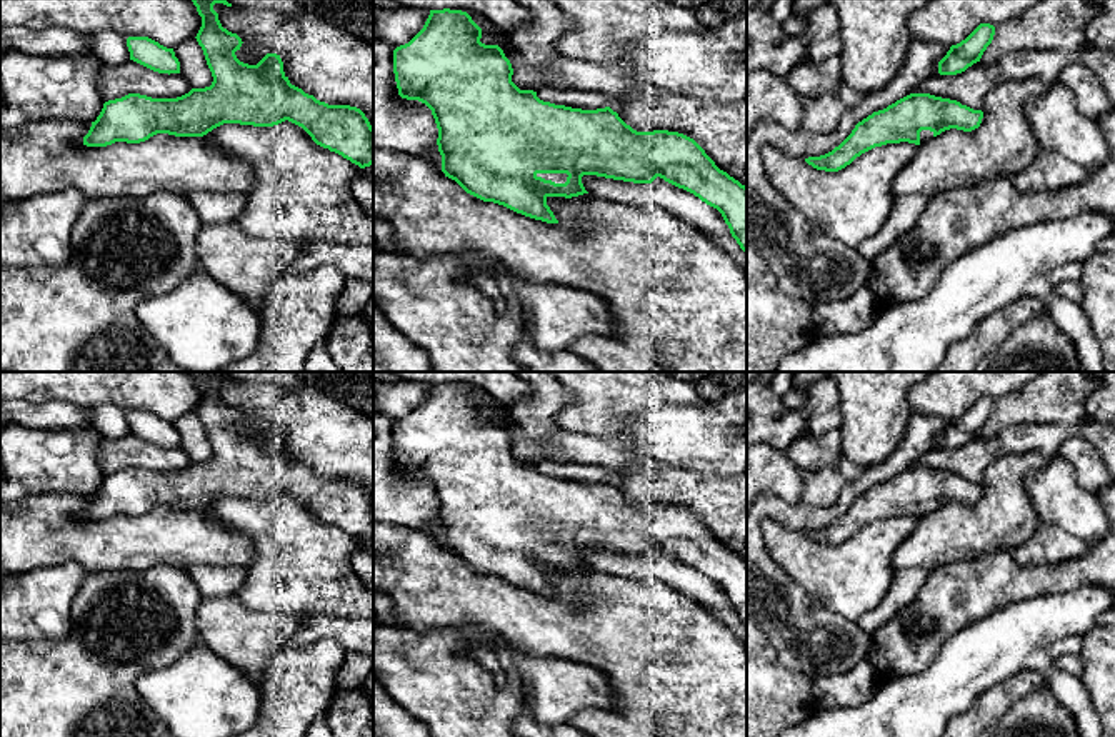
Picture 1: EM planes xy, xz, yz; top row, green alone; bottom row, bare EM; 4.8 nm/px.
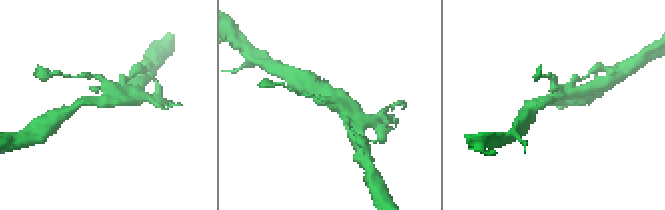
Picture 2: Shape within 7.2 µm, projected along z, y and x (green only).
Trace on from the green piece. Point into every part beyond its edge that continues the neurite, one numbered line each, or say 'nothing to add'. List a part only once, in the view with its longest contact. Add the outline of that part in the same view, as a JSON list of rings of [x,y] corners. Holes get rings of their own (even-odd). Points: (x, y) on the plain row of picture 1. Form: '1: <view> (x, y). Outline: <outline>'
1: xz (555, 551). Outline: [[[537,547],[537,550],[552,554],[555,557],[565,557],[568,549],[567,547]]]

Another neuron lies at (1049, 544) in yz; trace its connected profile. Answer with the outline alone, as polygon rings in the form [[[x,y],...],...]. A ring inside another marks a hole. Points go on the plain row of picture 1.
[[[1040,520],[1035,532],[1013,550],[1013,557],[1022,567],[1063,564],[1078,559],[1087,549],[1085,540]]]

